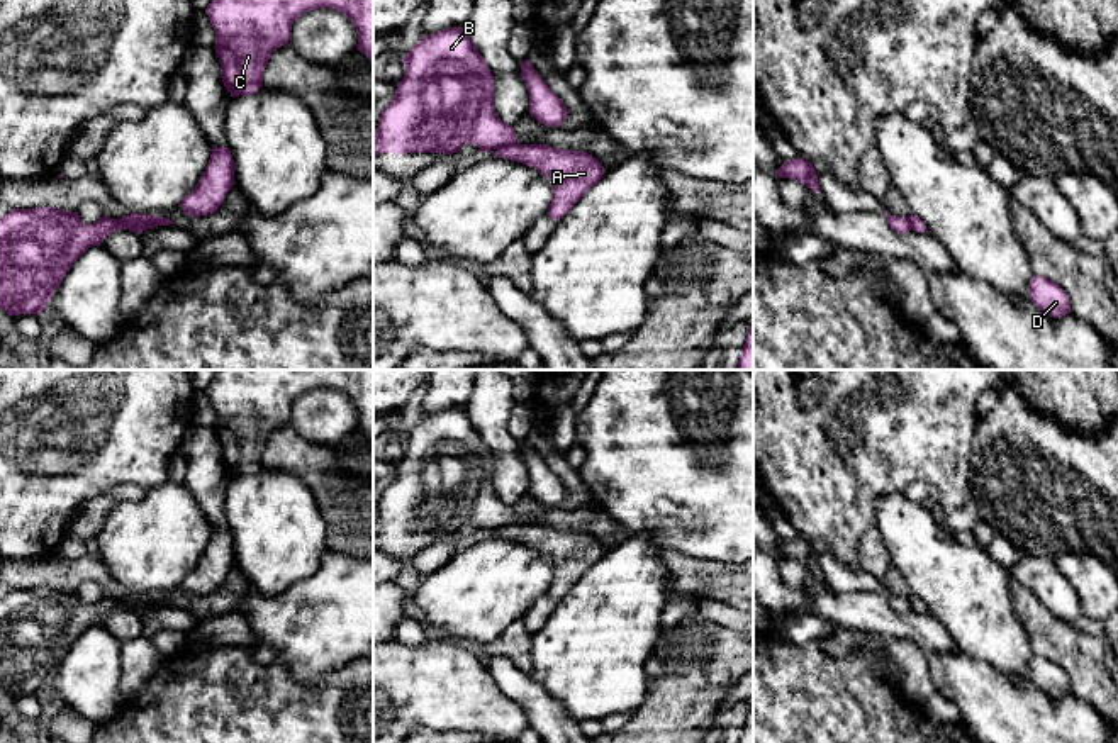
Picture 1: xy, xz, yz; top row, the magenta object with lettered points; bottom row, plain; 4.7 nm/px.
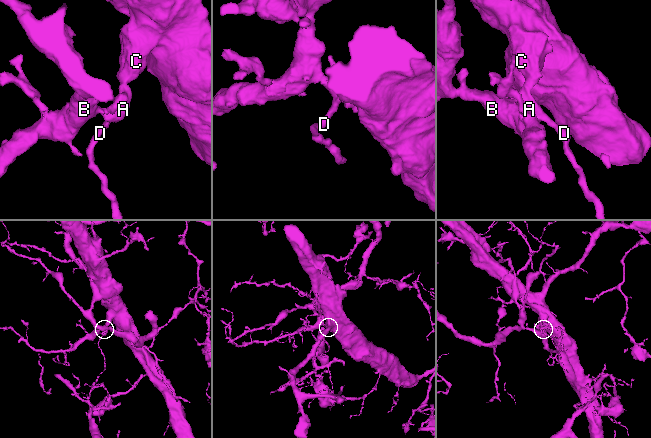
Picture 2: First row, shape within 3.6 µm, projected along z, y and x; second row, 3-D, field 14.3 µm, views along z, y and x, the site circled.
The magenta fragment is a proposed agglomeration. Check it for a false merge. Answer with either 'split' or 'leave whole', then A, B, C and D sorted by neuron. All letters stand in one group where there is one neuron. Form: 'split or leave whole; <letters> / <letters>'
split; A C D / B

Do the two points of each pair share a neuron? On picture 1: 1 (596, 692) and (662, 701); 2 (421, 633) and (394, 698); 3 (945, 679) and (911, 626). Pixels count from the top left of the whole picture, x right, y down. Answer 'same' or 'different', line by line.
1: different
2: different
3: different

